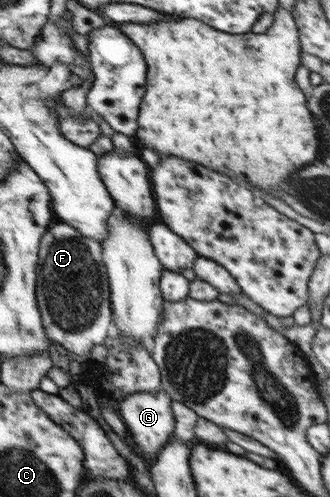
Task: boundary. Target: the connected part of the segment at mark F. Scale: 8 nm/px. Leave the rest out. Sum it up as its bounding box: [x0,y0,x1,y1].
[35,222,114,361]

